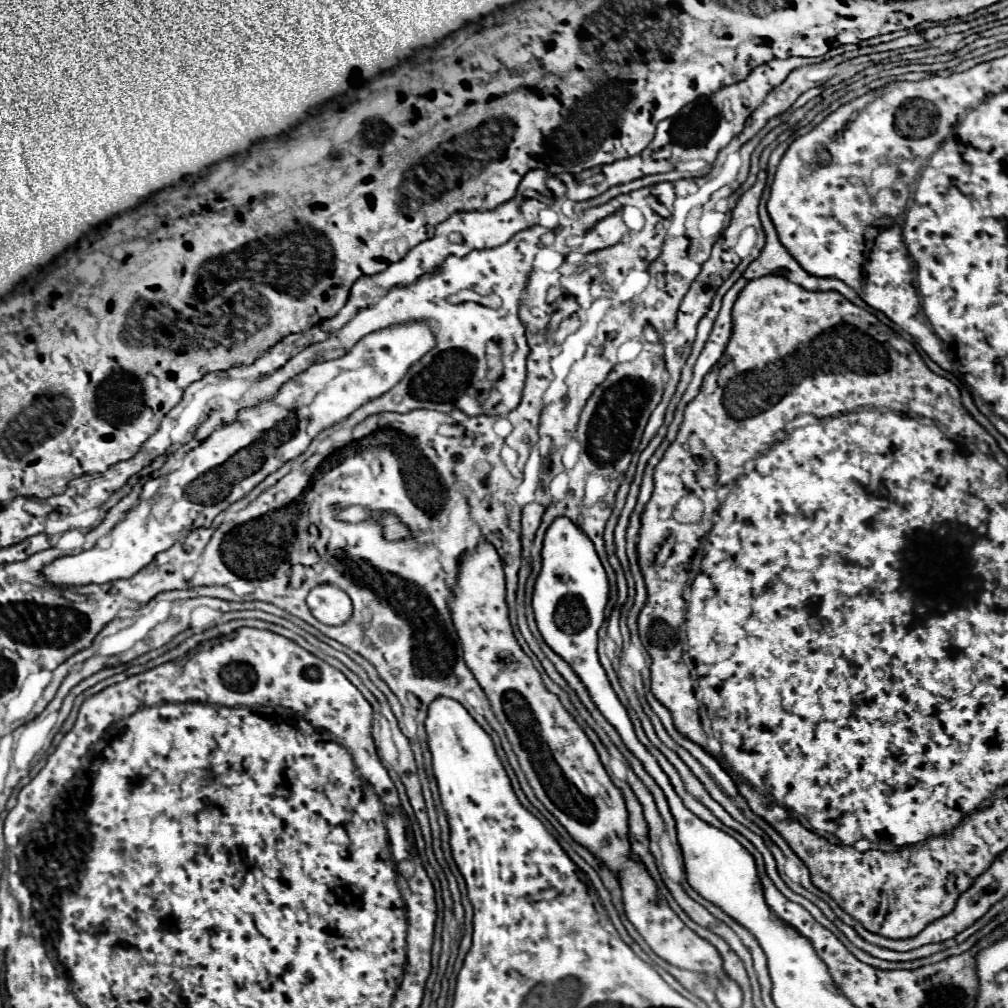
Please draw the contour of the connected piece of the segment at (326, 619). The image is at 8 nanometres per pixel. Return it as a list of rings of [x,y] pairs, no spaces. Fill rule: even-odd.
[[[318,585],[308,595],[312,615],[324,625],[342,625],[352,617],[350,597],[334,585]]]

